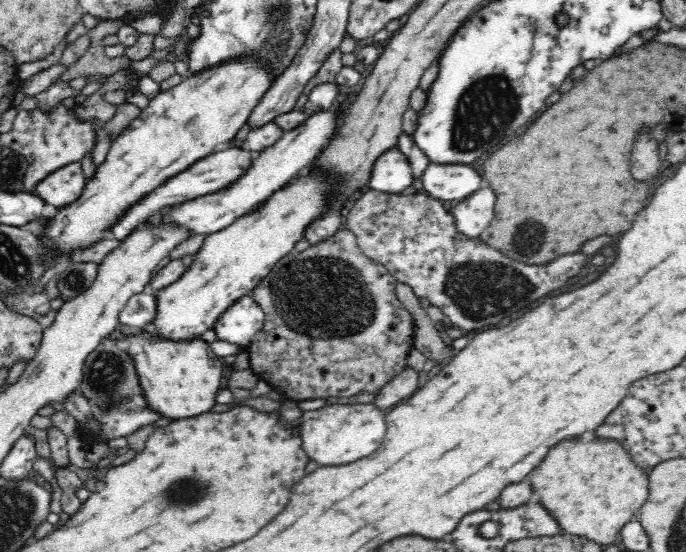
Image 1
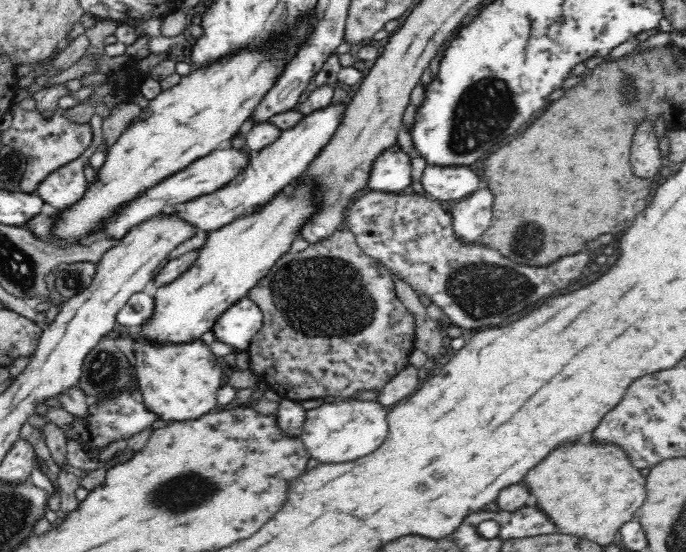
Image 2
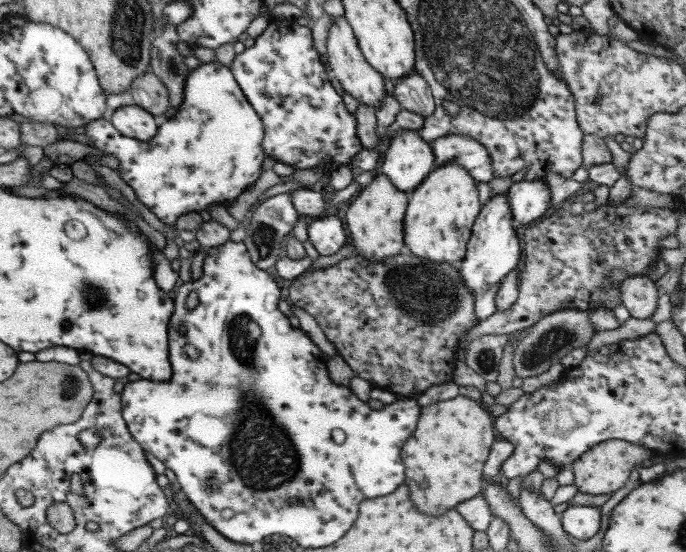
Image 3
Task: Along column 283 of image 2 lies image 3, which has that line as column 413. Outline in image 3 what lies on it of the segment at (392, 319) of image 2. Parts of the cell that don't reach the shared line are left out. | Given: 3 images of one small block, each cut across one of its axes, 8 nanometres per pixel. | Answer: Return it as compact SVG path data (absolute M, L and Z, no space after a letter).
M403 251L396 256L388 256L386 260L375 262L372 260L364 260L364 256L356 254L353 257L346 257L339 263L320 270L312 272L304 272L292 280L290 286L290 301L296 307L310 315L324 332L326 338L335 344L339 355L346 360L346 363L352 367L355 376L368 380L370 384L380 389L386 389L397 395L406 398L414 398L428 390L431 386L450 382L453 380L456 358L456 349L458 347L458 339L464 330L472 329L476 326L477 318L474 313L475 297L467 290L460 280L460 270L457 264L450 262L434 262L428 258L421 258L410 252Z

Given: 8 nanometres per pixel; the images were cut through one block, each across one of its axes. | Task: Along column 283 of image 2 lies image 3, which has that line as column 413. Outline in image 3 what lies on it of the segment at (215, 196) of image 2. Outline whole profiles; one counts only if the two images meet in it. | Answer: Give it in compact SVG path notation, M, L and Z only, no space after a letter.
M403 129L392 135L380 160L380 170L398 190L409 194L432 172L435 158L431 144L424 142L417 131Z

